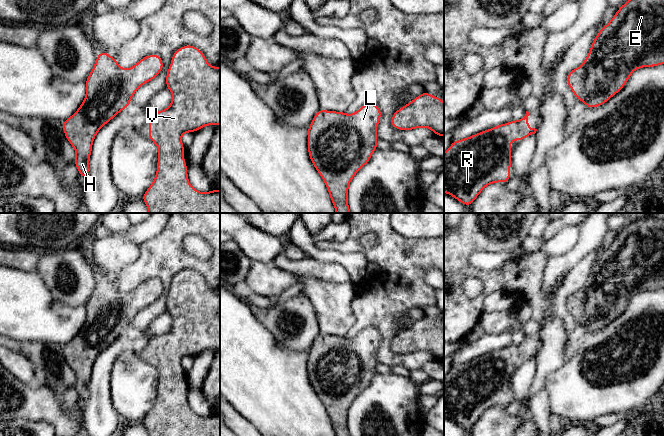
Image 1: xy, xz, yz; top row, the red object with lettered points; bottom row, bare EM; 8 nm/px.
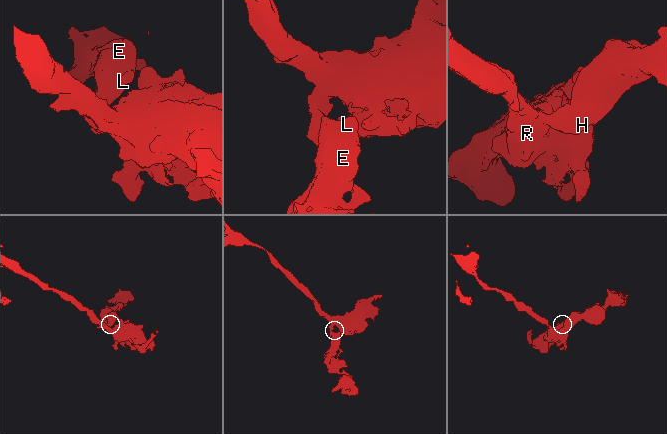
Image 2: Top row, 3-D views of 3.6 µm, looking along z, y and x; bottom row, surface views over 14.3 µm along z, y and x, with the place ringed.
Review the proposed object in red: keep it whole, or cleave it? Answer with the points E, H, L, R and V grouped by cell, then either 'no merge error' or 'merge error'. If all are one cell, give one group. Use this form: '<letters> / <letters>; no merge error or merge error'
E H L R V; no merge error

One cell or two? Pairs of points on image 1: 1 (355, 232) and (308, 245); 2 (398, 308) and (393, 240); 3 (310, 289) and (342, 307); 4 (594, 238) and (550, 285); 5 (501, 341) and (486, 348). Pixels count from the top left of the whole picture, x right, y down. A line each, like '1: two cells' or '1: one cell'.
1: two cells
2: one cell
3: one cell
4: one cell
5: one cell

